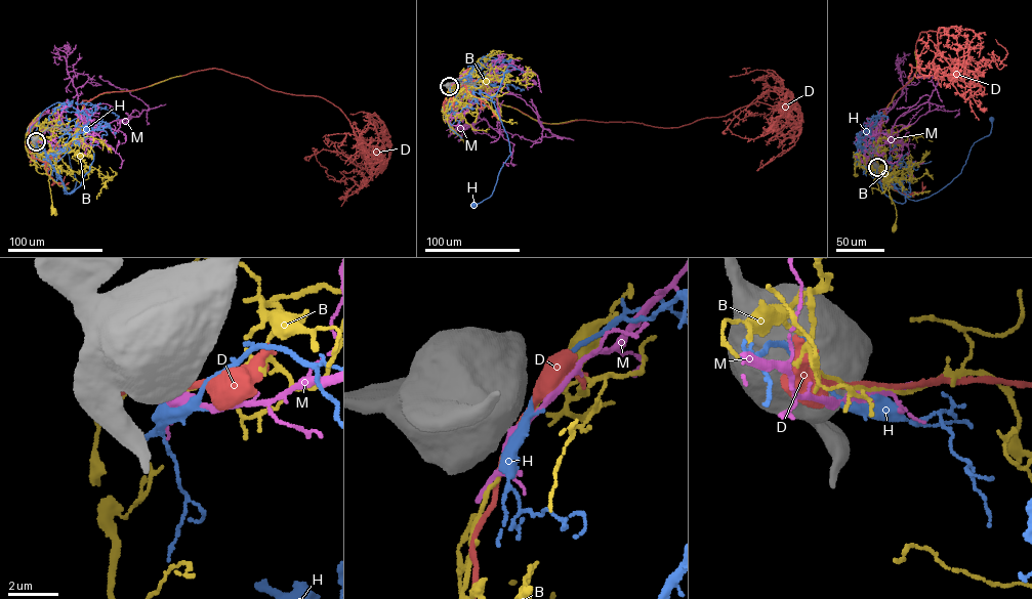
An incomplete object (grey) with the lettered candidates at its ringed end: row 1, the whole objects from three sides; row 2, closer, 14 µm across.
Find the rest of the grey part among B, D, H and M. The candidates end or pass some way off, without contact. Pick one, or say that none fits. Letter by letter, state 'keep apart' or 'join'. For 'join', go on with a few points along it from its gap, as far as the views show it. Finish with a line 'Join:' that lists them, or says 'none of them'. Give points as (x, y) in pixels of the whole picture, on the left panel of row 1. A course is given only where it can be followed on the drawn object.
B: keep apart
D: keep apart
H: keep apart
M: join | via (36, 141), (47, 140), (58, 146), (76, 142), (77, 132), (93, 131), (149, 110), (141, 100), (100, 75)
Join: M

